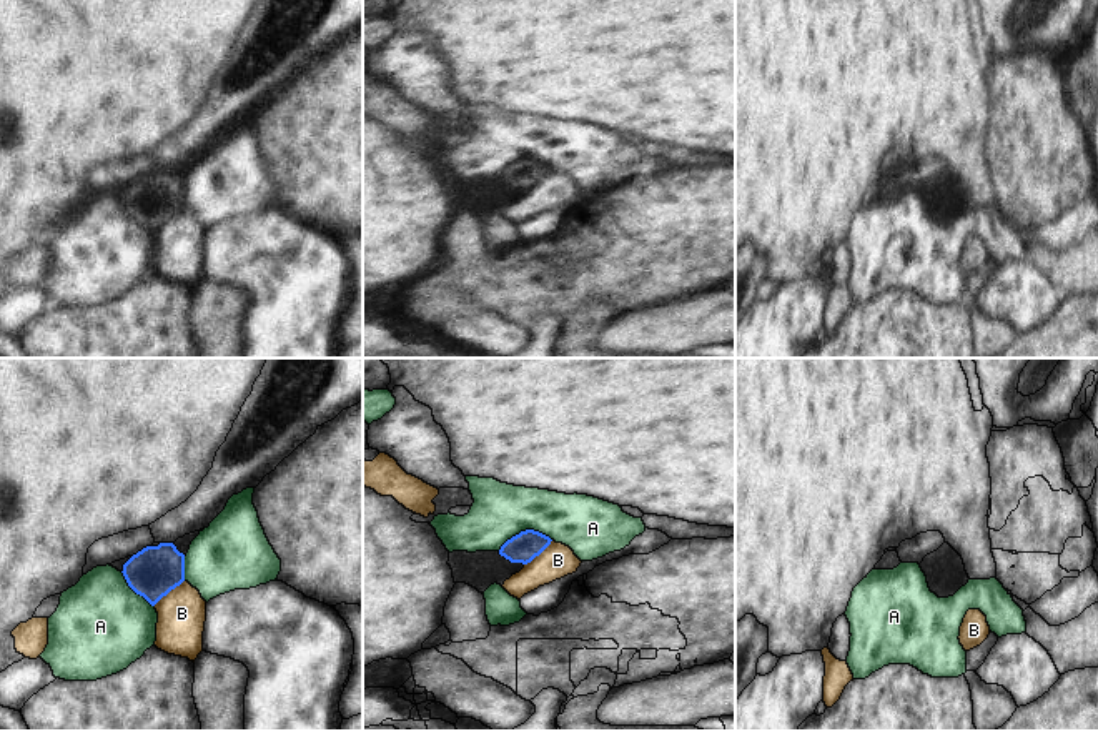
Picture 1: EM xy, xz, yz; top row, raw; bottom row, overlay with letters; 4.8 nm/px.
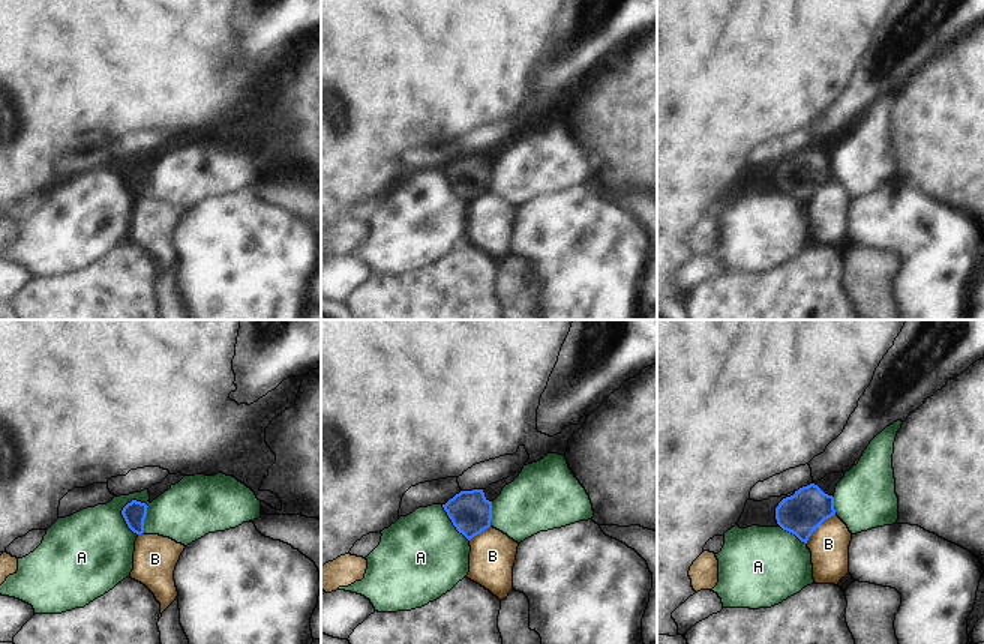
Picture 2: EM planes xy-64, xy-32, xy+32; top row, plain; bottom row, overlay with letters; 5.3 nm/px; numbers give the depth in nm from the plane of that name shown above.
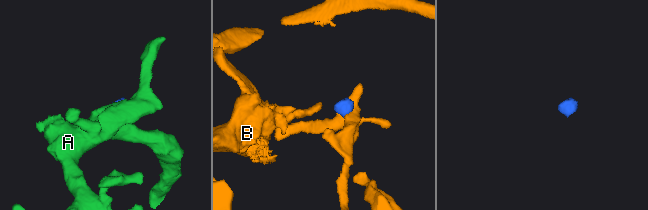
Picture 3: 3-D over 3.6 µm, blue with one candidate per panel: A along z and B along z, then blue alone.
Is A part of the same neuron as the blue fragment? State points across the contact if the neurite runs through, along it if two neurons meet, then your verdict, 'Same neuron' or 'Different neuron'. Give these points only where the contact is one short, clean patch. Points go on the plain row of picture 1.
Path across: xz (523, 175), (526, 157), (499, 139). Same neuron.

